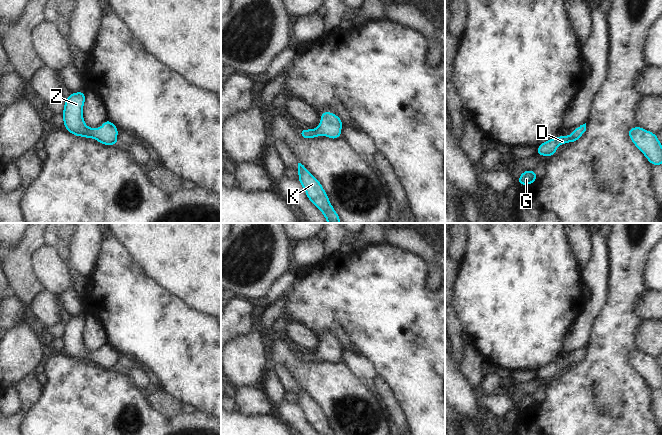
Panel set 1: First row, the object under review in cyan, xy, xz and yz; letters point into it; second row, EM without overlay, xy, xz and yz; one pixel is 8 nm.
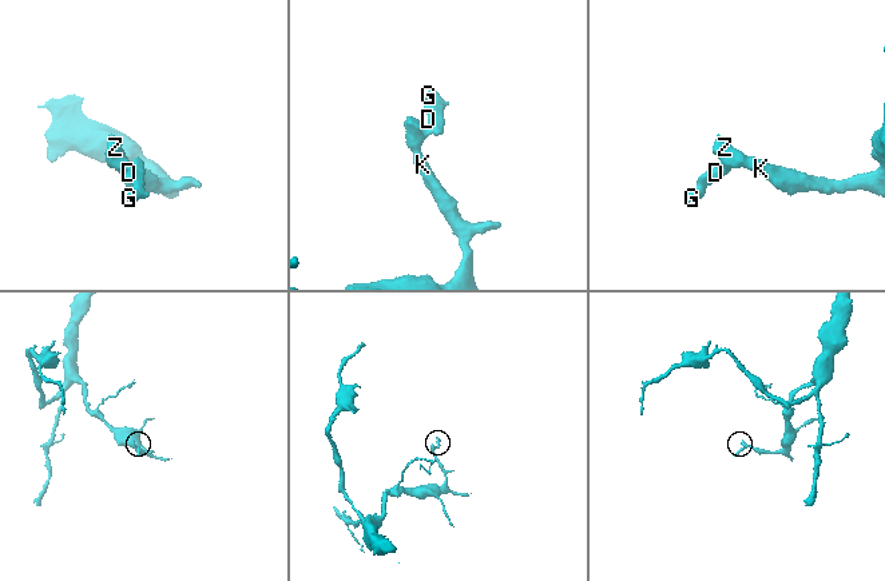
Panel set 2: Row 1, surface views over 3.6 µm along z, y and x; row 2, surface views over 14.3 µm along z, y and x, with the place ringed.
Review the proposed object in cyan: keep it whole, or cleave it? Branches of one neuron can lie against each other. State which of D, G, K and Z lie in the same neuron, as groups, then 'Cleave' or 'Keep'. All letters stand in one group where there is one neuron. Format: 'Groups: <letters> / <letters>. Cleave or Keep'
Groups: D G K Z. Keep.

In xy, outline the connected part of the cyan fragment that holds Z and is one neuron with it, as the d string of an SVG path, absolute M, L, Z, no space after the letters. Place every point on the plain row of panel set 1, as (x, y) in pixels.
M84 315L70 316L62 337L65 352L78 361L93 362L104 369L118 369L117 358L119 353L109 344L105 344L100 353L86 350L82 339L84 327Z

